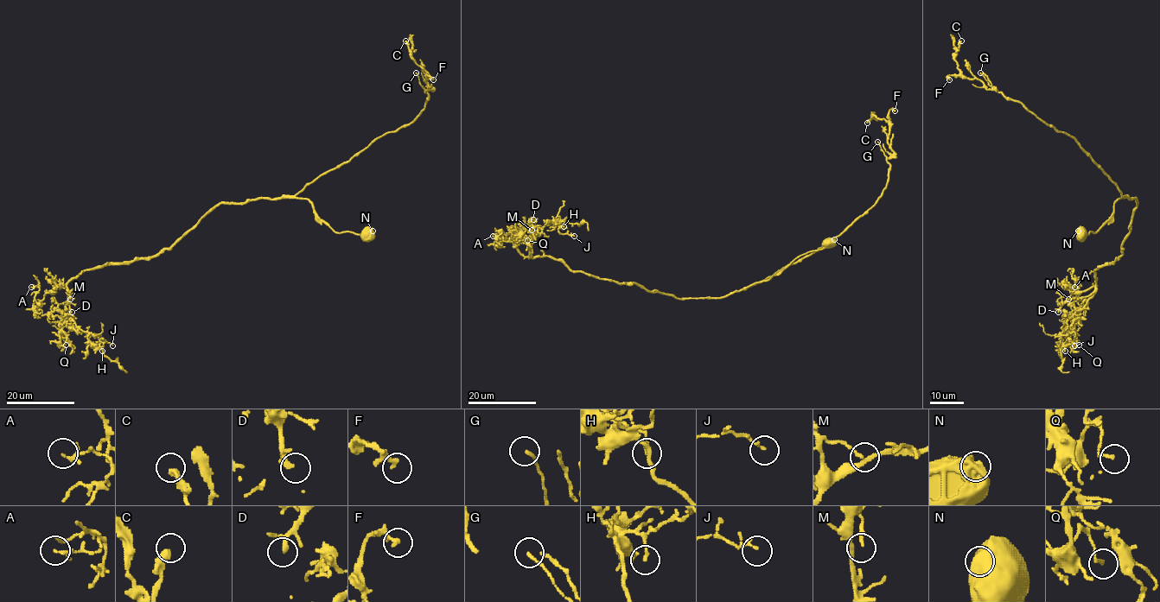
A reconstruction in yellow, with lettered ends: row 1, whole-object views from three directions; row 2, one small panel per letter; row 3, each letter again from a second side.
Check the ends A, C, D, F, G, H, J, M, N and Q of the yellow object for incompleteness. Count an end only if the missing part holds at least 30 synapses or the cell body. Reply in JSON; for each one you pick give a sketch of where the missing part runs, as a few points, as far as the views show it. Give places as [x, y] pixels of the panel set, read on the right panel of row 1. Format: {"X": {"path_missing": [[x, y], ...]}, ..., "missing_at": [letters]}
{"D": {"path_missing": [[1058, 312], [1065, 305], [1064, 301]]}, "missing_at": ["D"]}

